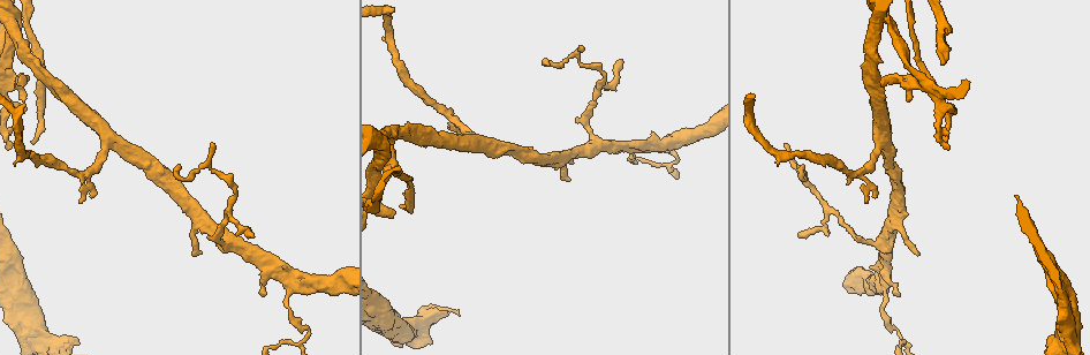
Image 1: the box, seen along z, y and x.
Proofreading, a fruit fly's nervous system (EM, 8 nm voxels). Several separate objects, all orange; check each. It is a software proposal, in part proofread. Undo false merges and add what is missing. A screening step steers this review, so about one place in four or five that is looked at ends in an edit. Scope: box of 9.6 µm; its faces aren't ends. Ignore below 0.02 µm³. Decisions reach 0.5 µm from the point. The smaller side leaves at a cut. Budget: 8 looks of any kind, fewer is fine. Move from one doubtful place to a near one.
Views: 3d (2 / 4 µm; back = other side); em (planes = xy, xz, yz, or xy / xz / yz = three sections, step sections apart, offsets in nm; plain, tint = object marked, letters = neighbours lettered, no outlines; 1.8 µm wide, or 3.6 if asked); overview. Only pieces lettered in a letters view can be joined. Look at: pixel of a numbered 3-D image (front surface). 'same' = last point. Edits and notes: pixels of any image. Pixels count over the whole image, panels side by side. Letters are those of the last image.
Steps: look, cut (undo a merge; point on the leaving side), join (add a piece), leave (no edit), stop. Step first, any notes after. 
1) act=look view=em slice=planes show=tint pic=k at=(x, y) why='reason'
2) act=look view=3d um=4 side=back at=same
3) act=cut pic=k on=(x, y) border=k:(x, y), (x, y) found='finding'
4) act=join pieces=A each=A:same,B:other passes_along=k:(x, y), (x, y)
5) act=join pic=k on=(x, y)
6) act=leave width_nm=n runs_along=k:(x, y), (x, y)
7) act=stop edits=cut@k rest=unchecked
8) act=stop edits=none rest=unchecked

act=look view=em um=3.6 slice=planes show=letters pic=1 at=(36, 142) why='long arm stops here'

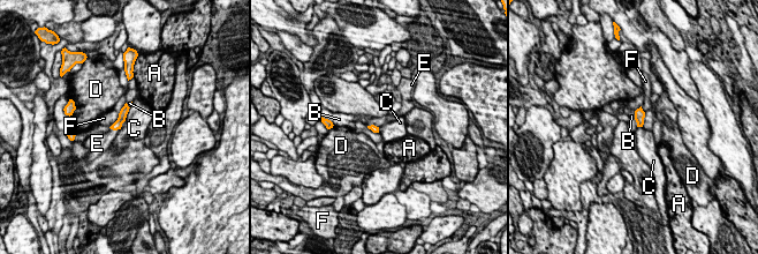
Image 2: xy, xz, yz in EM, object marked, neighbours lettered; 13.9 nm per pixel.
act=join pieces=E each=A:other,B:other,C:other,D:other,E:same,F:other passes_along=2:(376, 129), (372, 125), (377, 121) found='the neuron continues'

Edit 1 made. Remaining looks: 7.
act=look view=em slice=xz step=4 show=letters pic=1 at=(880, 138) why='three arms meet'

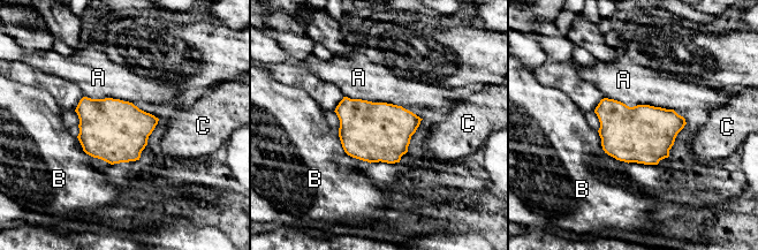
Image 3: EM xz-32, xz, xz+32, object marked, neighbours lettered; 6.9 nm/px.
act=leave longest_contact=A:480nm each=A:other,B:other,C:other found='continuous, no second neuron'

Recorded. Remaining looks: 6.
act=look view=em slice=xy step=4 show=tint pic=1 at=(17, 288) why='three-way junction'

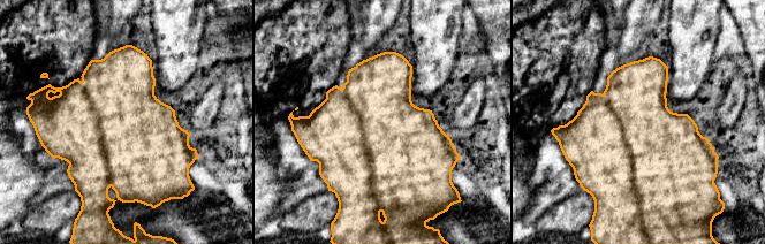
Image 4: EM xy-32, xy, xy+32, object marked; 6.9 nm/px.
act=look view=em slice=planes show=tint at=same

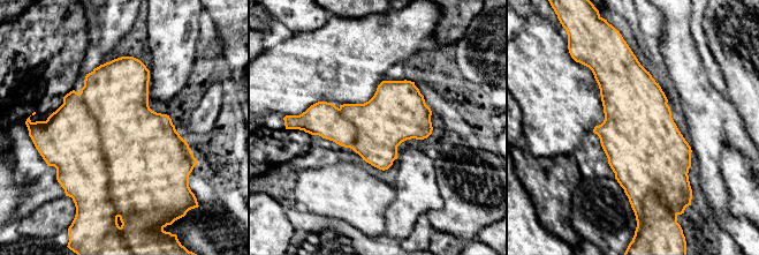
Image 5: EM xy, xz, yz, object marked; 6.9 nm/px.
act=look view=em slice=planes show=letters at=same

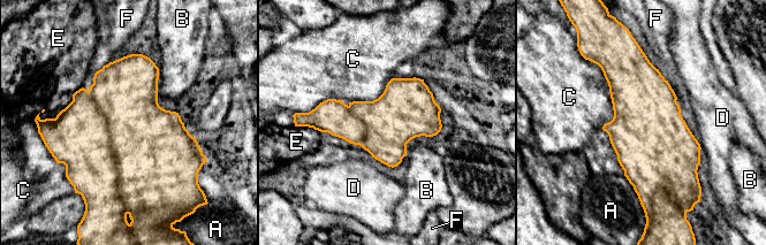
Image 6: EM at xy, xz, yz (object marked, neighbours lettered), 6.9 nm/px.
act=cut pic=6 on=(145, 138) each=A:other,B:other,C:other,D:other,E:other,F:other border=6:(88, 91), (106, 123), (124, 204) found='a second neuron is stuck on'

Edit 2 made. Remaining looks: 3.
act=stop edits=join@2,cut@6 rest=unchecked

